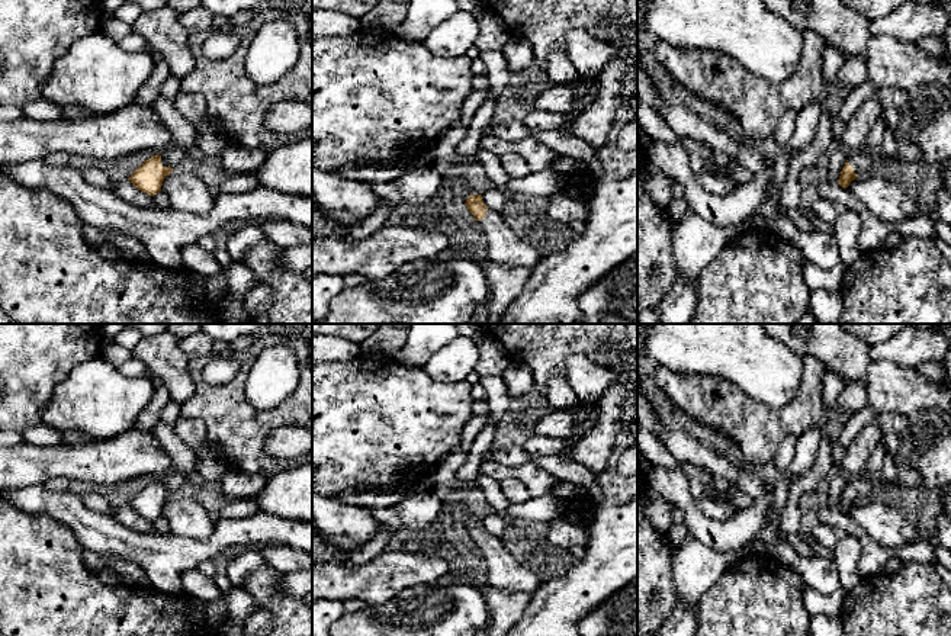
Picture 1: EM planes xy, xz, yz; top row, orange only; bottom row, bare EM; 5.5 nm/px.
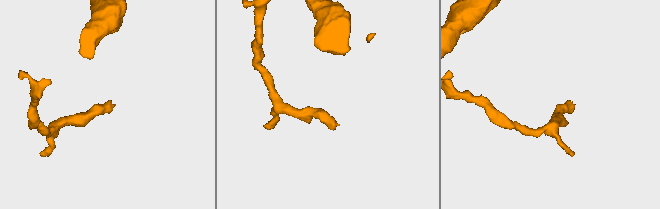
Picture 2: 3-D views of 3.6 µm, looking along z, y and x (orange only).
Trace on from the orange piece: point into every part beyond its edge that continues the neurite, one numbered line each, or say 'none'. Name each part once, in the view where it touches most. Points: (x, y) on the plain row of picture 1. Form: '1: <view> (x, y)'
1: yz (863, 488)

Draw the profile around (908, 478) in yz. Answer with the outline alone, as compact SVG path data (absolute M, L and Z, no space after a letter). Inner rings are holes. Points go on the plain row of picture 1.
M897 454L894 457L897 469L897 485L909 491L918 491L922 486L921 475L899 460Z

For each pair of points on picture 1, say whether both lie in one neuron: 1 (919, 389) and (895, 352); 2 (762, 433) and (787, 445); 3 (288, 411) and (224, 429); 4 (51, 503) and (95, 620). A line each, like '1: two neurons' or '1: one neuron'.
1: two neurons
2: two neurons
3: one neuron
4: two neurons

